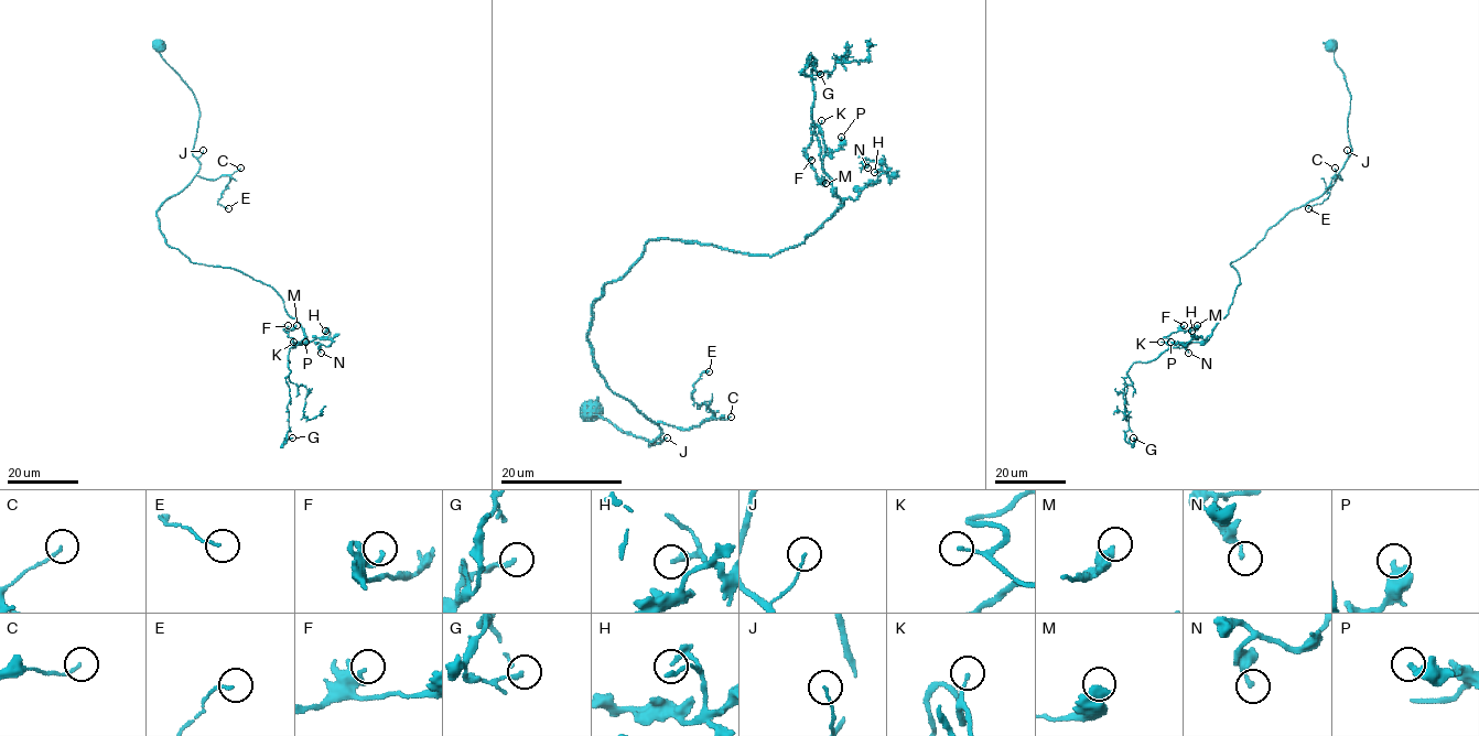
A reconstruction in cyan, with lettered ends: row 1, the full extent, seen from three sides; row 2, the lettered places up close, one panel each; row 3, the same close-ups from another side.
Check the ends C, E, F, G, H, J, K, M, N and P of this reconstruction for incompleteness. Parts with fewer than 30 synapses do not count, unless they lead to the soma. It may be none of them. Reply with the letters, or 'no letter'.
no letter

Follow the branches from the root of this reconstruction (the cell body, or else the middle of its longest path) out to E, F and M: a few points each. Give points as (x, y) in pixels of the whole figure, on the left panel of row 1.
E: (158, 44), (197, 104), (192, 151), (201, 164), (196, 174), (229, 177), (218, 201), (228, 208)
F: (158, 44), (197, 104), (201, 164), (159, 229), (193, 263), (269, 284), (304, 334), (295, 347), (288, 325)
M: (158, 44), (197, 104), (201, 164), (159, 229), (193, 263), (269, 284), (304, 334), (294, 347), (297, 325)

